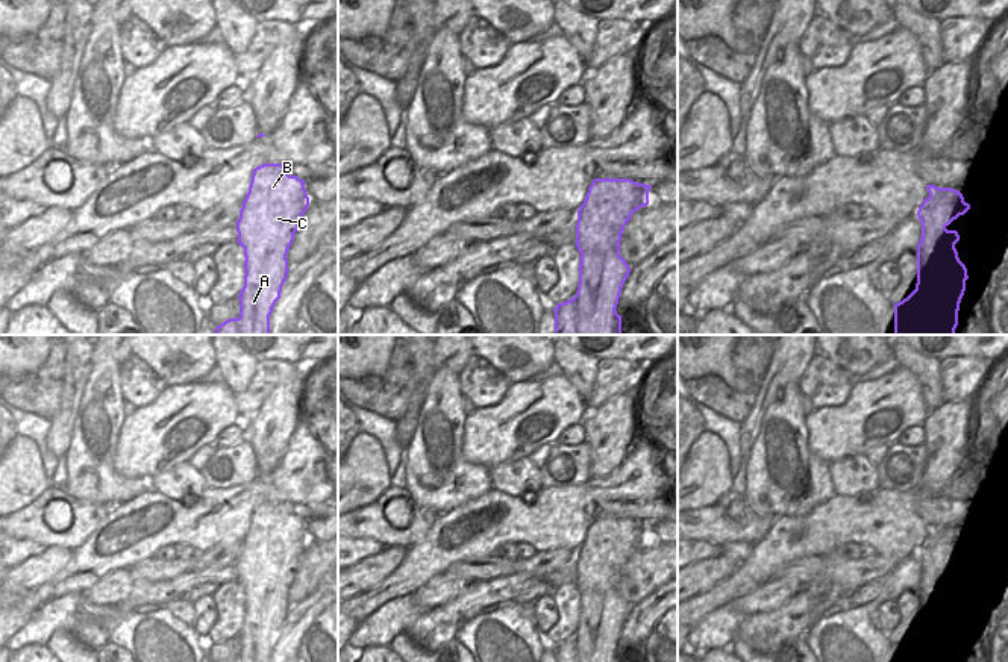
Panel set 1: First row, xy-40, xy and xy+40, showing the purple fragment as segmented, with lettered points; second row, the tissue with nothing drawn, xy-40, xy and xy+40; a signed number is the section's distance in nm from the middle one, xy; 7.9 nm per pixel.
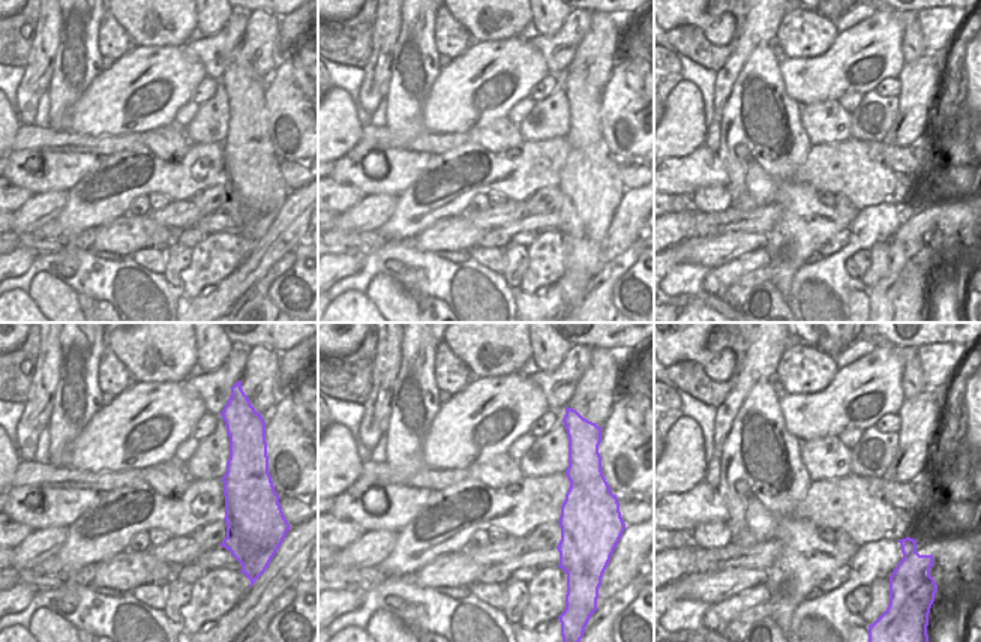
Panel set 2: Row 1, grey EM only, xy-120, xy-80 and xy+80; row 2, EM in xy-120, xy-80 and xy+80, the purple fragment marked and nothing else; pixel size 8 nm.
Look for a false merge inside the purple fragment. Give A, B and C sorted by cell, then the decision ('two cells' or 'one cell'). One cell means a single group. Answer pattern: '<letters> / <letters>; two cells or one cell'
A / B C; two cells

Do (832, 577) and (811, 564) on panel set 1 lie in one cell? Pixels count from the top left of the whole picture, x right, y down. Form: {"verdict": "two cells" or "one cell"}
{"verdict": "two cells"}

